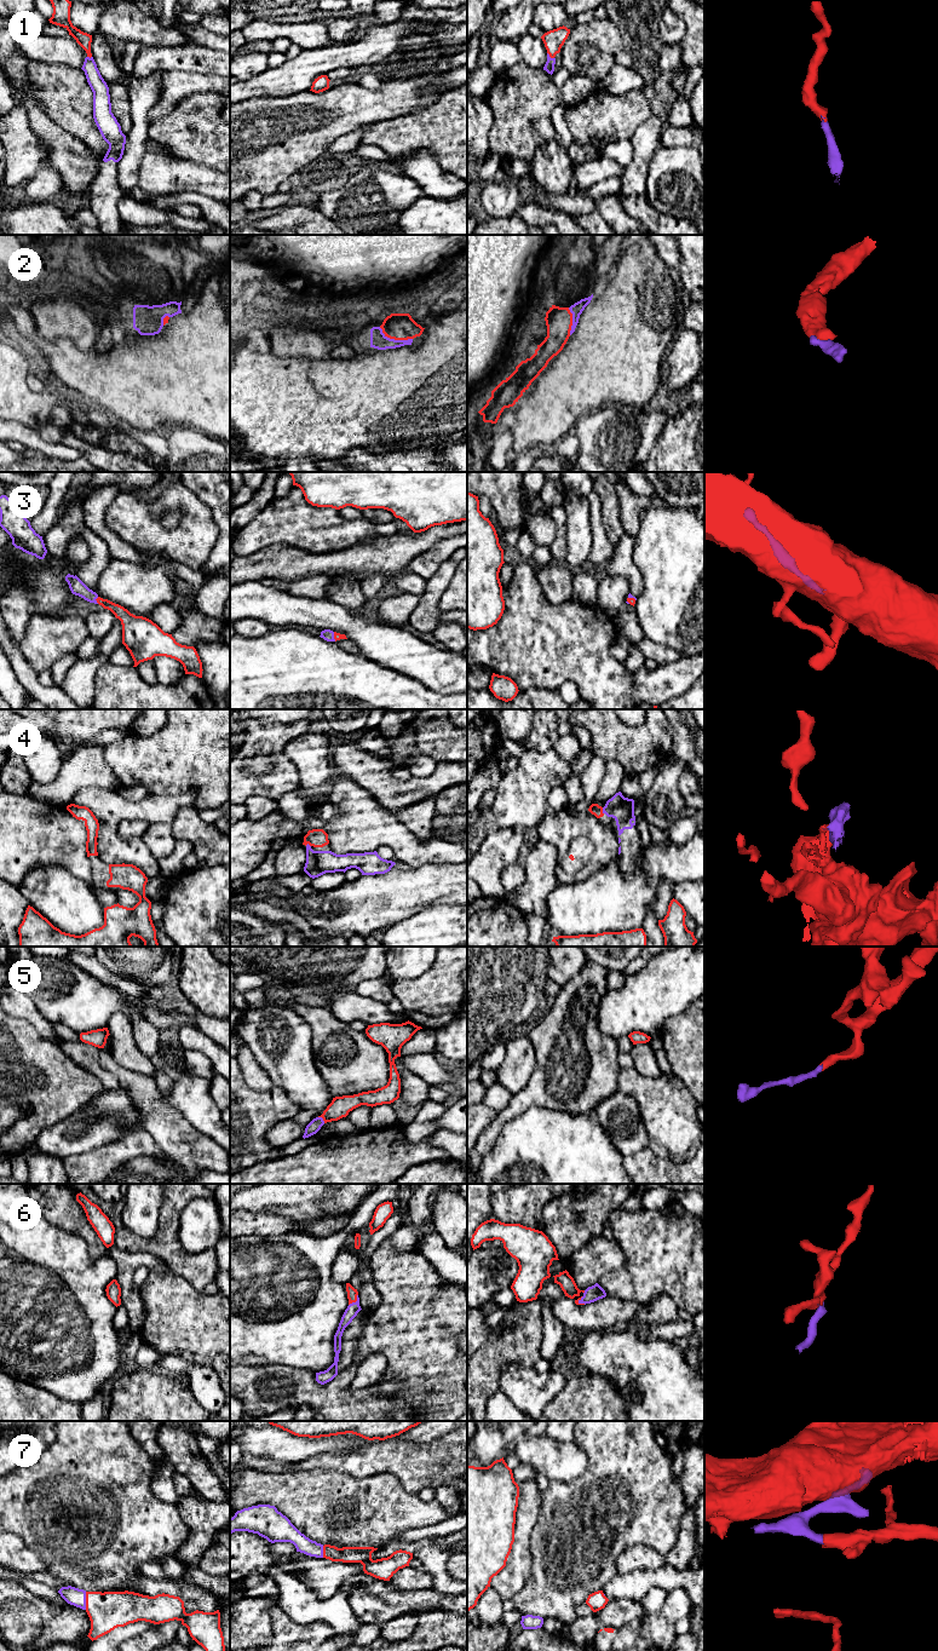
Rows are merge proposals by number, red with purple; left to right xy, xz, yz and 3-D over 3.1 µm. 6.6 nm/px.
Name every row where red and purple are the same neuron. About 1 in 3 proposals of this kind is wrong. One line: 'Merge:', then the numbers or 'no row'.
Merge: 1, 2, 3, 4, 5, 6, 7

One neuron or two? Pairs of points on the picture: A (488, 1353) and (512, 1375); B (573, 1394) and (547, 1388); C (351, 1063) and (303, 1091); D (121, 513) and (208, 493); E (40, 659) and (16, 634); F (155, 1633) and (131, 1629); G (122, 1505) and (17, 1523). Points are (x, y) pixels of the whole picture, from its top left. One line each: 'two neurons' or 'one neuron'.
A: two neurons
B: two neurons
C: two neurons
D: two neurons
E: two neurons
F: two neurons
G: one neuron

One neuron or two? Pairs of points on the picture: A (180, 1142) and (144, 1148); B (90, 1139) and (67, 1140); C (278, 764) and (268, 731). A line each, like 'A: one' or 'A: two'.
A: two
B: one
C: one

